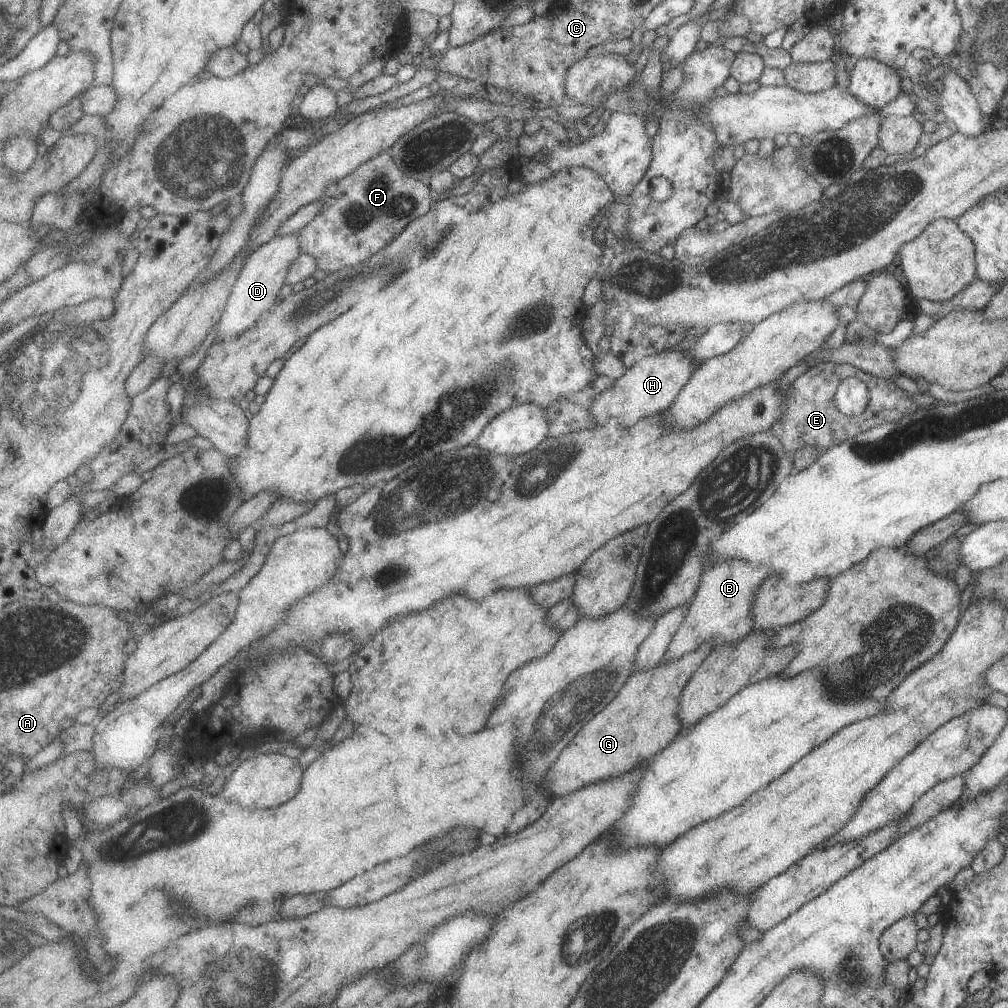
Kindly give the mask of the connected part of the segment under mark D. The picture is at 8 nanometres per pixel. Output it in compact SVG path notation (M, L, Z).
M299 232L276 236L271 242L261 245L247 260L243 272L233 294L229 298L227 310L218 322L216 338L231 338L231 336L243 336L244 333L253 326L265 312L272 310L275 304L281 299L279 292L287 284L287 276L291 270L291 264L303 254L301 242L299 242Z

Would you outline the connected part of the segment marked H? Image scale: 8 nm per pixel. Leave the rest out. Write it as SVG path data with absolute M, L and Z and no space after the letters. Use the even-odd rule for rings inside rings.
M665 350L645 356L641 361L626 369L609 388L605 388L599 396L591 400L589 414L597 425L605 424L611 418L619 418L619 424L623 428L629 428L643 416L664 412L675 400L681 388L685 386L685 382L691 378L696 365L683 350Z

